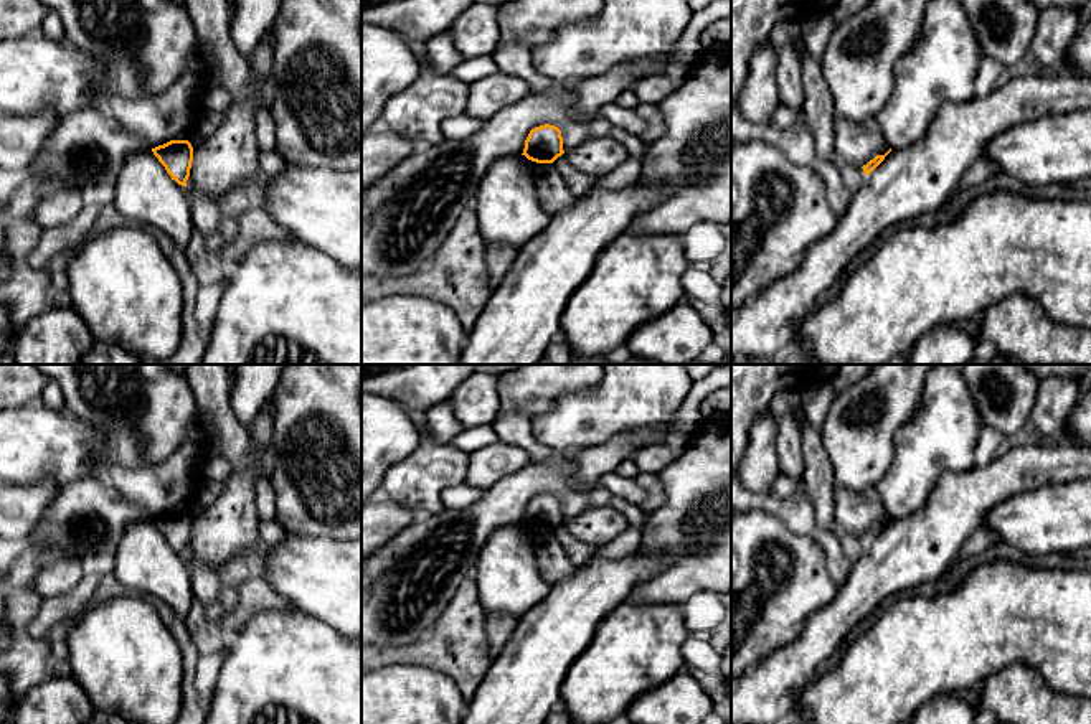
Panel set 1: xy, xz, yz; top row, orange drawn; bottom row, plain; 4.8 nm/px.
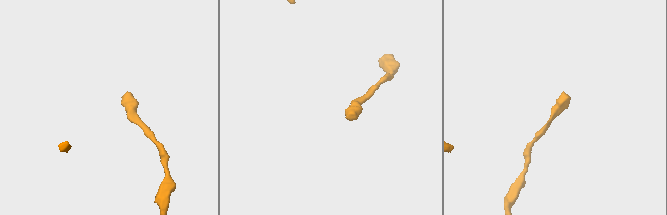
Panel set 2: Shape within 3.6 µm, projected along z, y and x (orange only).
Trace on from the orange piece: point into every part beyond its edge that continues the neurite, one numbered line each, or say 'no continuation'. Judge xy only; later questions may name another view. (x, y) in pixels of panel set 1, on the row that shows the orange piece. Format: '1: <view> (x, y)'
no continuation

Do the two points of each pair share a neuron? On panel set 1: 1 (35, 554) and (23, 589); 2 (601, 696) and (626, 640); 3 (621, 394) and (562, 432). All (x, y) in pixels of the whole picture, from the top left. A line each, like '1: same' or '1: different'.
1: same
2: same
3: same

